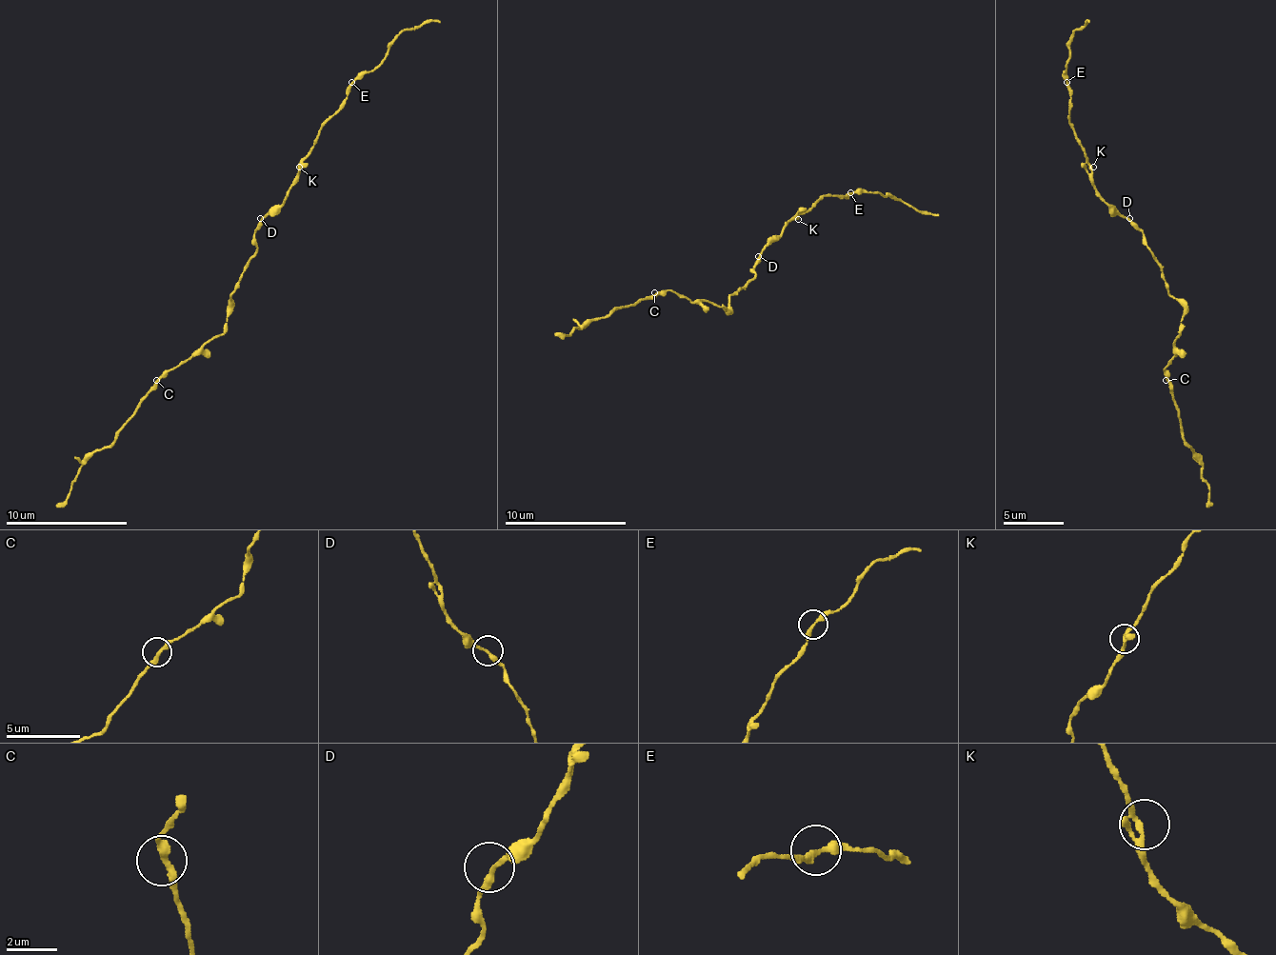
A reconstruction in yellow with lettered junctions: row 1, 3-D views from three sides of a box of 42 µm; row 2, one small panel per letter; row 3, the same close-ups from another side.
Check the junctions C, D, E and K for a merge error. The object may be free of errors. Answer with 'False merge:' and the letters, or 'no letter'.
False merge: E

